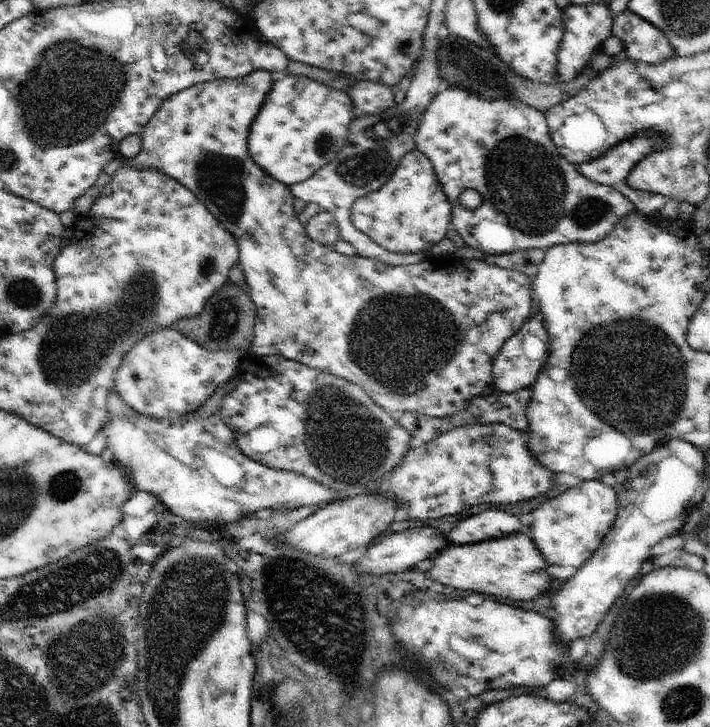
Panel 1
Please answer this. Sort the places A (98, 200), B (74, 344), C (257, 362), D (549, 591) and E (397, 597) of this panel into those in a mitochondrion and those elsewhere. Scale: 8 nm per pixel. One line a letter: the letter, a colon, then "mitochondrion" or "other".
A: other
B: mitochondrion
C: other
D: other
E: other

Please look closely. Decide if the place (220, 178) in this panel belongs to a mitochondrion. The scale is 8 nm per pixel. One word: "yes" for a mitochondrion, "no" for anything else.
yes

